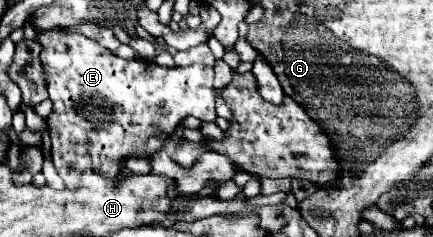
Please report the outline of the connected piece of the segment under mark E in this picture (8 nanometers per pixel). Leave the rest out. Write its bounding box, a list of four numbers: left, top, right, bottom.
[37,27,215,189]

